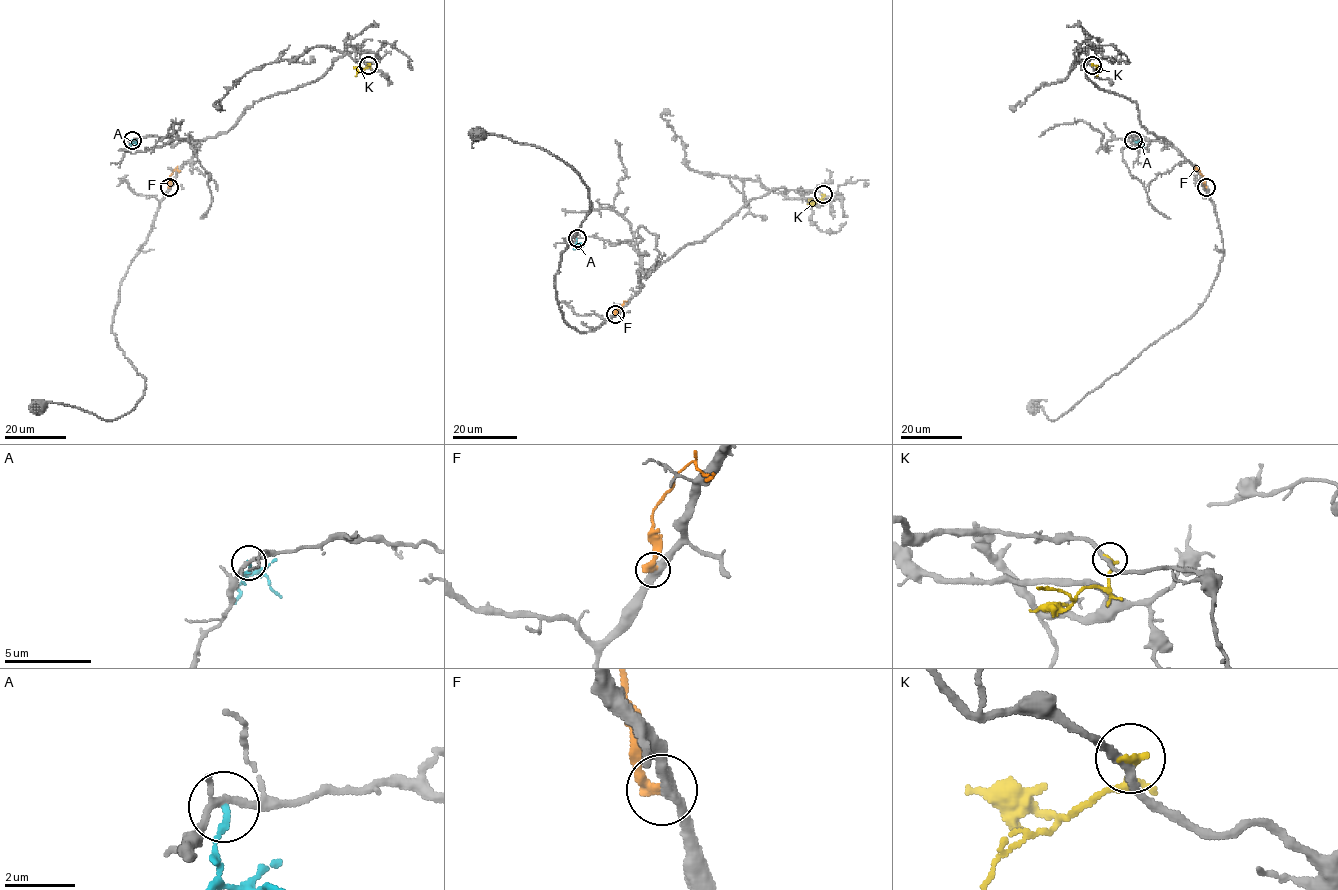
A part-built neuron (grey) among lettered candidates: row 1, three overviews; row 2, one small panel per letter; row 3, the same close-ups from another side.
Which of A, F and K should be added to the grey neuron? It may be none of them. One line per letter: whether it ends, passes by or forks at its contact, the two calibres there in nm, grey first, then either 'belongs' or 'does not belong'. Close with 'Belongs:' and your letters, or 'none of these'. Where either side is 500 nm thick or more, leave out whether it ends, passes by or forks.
A: it ends there; 200 nm thick on the grey side, 190 nm on the other; does not belong
F: it ends there; 360 nm thick on the grey side, 400 nm on the other; does not belong
K: it ends there; 220 nm thick on the grey side, 200 nm on the other; does not belong
Belongs: none of these

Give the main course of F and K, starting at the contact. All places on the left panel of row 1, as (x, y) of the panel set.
F: (169, 187), (173, 171), (180, 170)
K: (368, 65), (355, 76)

